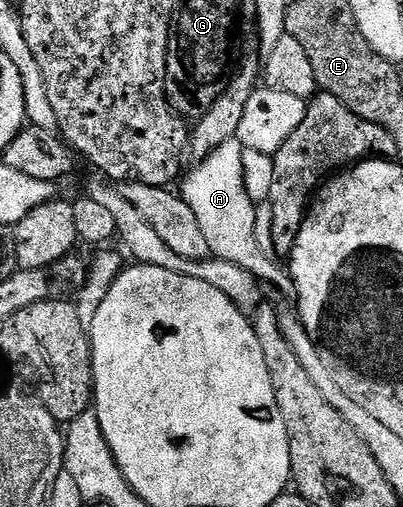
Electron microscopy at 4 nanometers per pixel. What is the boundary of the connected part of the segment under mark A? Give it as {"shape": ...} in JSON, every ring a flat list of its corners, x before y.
{"shape":[[236,137,217,146,211,154,202,157,189,174,182,179,183,186,179,188,180,195,190,206,203,238,207,240,210,253,218,260,233,261,237,266,243,266,258,280,271,282,273,285,292,291,293,281,286,269,279,268,270,255,263,253,257,243,259,225,255,201,246,192,243,182,243,154,245,149]]}

